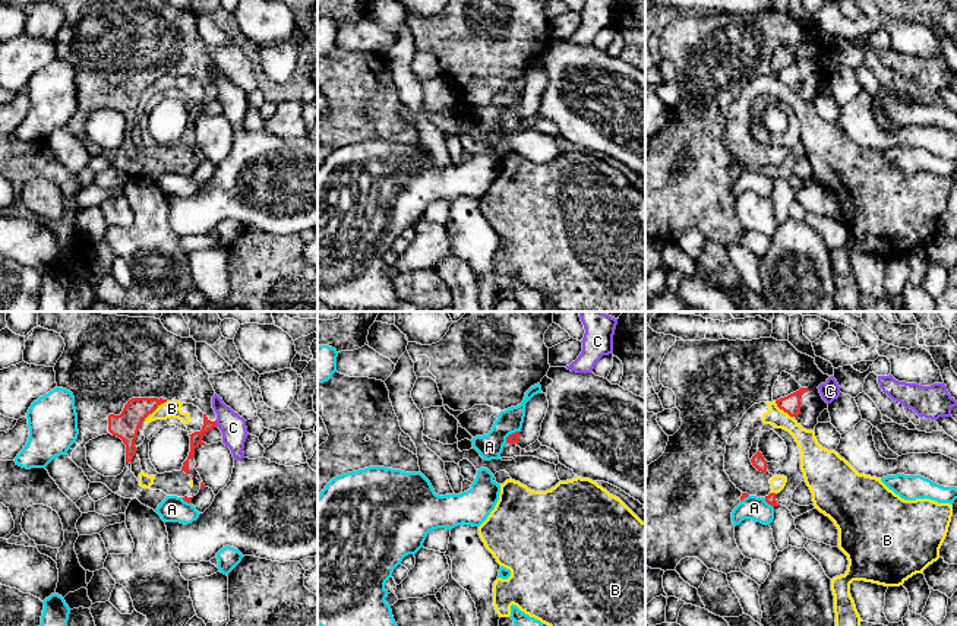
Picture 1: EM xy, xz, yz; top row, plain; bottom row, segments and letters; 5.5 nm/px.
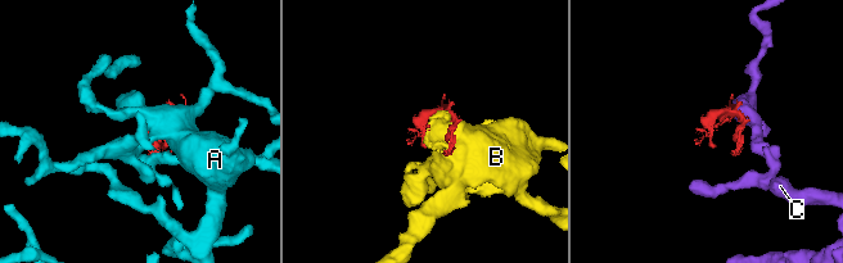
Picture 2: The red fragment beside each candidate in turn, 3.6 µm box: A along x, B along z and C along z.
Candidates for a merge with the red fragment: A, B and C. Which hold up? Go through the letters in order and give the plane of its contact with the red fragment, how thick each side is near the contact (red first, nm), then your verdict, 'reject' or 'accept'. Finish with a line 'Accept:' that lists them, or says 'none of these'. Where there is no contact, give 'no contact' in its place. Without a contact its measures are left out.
A: xz | 50/140 nm | reject
B: xy | 140/100 nm | reject
C: xy | 70/140 nm | reject
Accept: none of these

